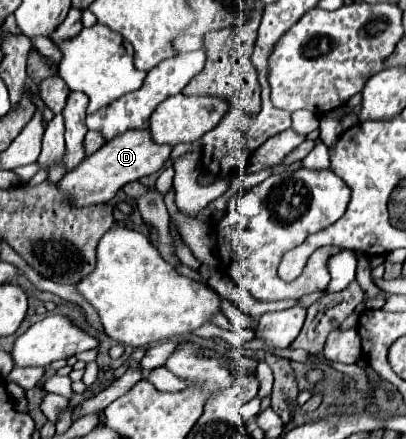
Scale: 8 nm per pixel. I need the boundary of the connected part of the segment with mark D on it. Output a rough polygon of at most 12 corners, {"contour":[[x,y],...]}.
{"contour":[[148,129],[106,141],[58,181],[72,207],[108,203],[164,167]]}

